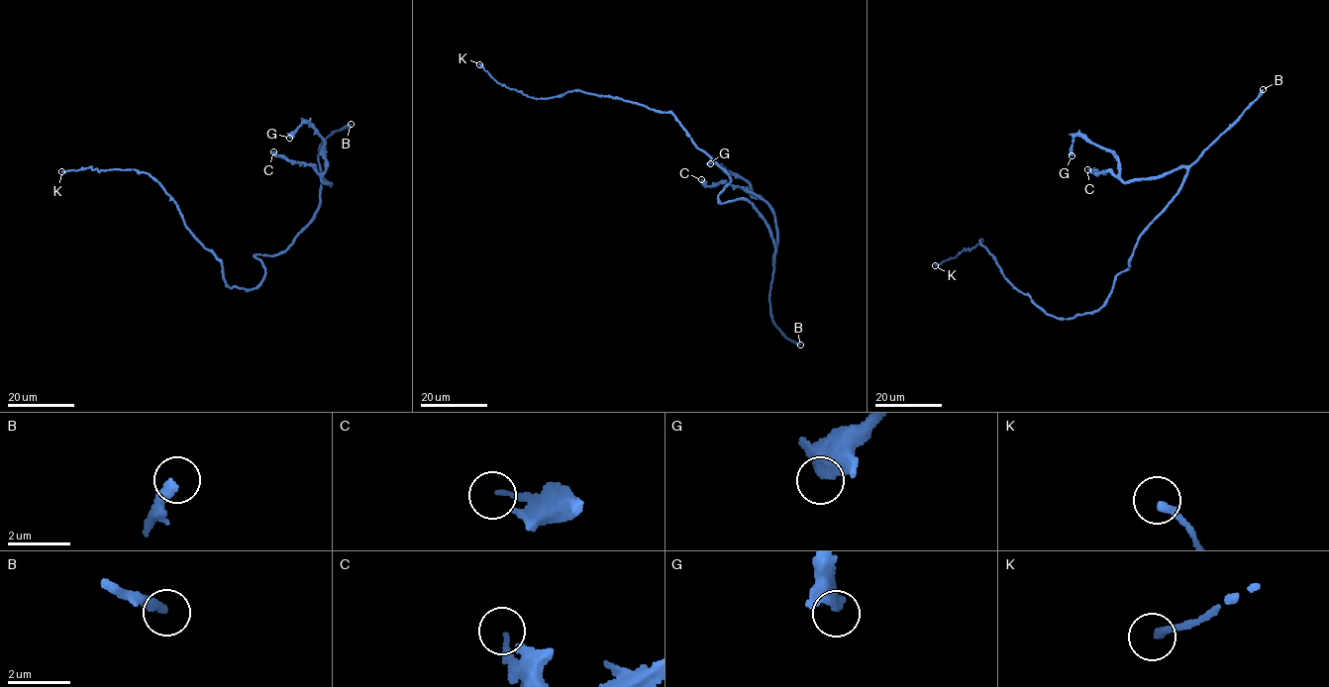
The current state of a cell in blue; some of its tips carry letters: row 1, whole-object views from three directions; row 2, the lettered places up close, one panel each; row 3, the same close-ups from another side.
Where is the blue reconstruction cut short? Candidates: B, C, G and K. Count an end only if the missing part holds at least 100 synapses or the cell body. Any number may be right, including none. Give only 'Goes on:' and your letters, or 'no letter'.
Goes on: B

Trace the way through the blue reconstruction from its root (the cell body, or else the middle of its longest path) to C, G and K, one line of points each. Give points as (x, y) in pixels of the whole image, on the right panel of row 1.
C: (1114, 284), (1187, 170), (1125, 182), (1087, 169)
G: (1114, 284), (1187, 170), (1125, 182), (1117, 156), (1078, 136), (1072, 155)
K: (1114, 284), (1097, 311), (1058, 319), (1004, 277), (981, 239), (971, 249), (935, 265)

